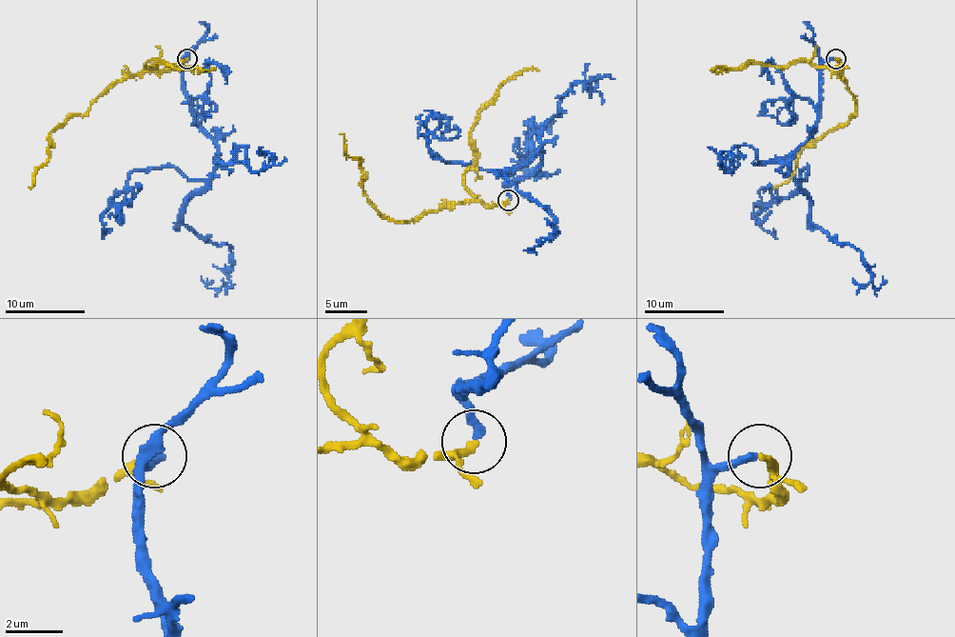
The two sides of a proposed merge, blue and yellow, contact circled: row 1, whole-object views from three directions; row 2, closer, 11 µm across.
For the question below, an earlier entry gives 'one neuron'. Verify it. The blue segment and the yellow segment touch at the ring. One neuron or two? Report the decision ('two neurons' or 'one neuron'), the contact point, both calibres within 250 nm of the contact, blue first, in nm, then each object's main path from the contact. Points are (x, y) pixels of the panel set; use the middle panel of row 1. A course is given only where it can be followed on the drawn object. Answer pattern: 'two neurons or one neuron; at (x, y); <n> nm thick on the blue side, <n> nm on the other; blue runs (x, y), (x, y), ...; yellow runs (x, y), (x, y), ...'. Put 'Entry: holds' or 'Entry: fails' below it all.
one neuron; at (508, 200); 280 nm thick on the blue side, 200 nm on the other; blue runs (509, 199), (504, 185), (523, 180), (540, 152), (504, 174), (536, 199), (555, 227), (555, 235), (523, 250); yellow runs (509, 199), (488, 206), (445, 204), (414, 221), (384, 218), (367, 197), (360, 161), (348, 157), (340, 133)
Entry: holds

